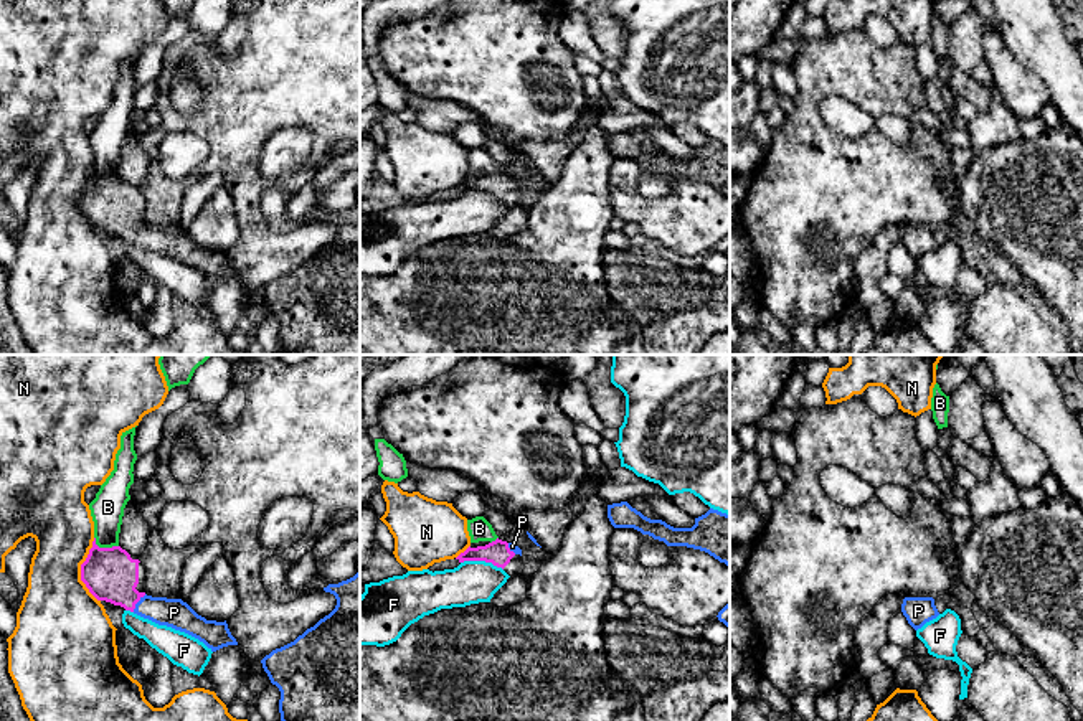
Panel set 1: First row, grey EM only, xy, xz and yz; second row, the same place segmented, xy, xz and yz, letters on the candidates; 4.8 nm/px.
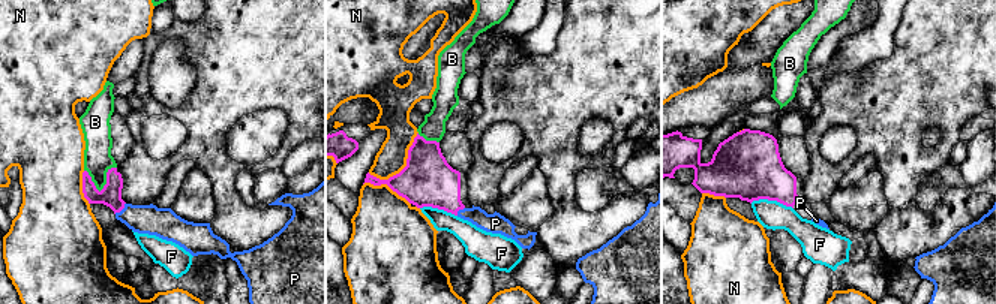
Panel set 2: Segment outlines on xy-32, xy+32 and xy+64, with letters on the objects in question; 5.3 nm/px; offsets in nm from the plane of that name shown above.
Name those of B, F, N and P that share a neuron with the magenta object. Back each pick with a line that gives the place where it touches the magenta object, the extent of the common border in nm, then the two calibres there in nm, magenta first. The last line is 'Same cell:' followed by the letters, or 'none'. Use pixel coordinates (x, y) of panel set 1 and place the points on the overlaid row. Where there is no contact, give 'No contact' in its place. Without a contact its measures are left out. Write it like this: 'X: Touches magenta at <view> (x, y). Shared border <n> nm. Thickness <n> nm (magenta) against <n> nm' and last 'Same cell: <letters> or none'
P: Touches magenta at xy (137, 601). Shared border 110 nm. Thickness 260 nm (magenta) against 140 nm
Same cell: P

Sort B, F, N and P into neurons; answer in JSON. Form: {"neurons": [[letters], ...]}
{"neurons": [["B"], ["F"], ["N"], ["P"]]}

